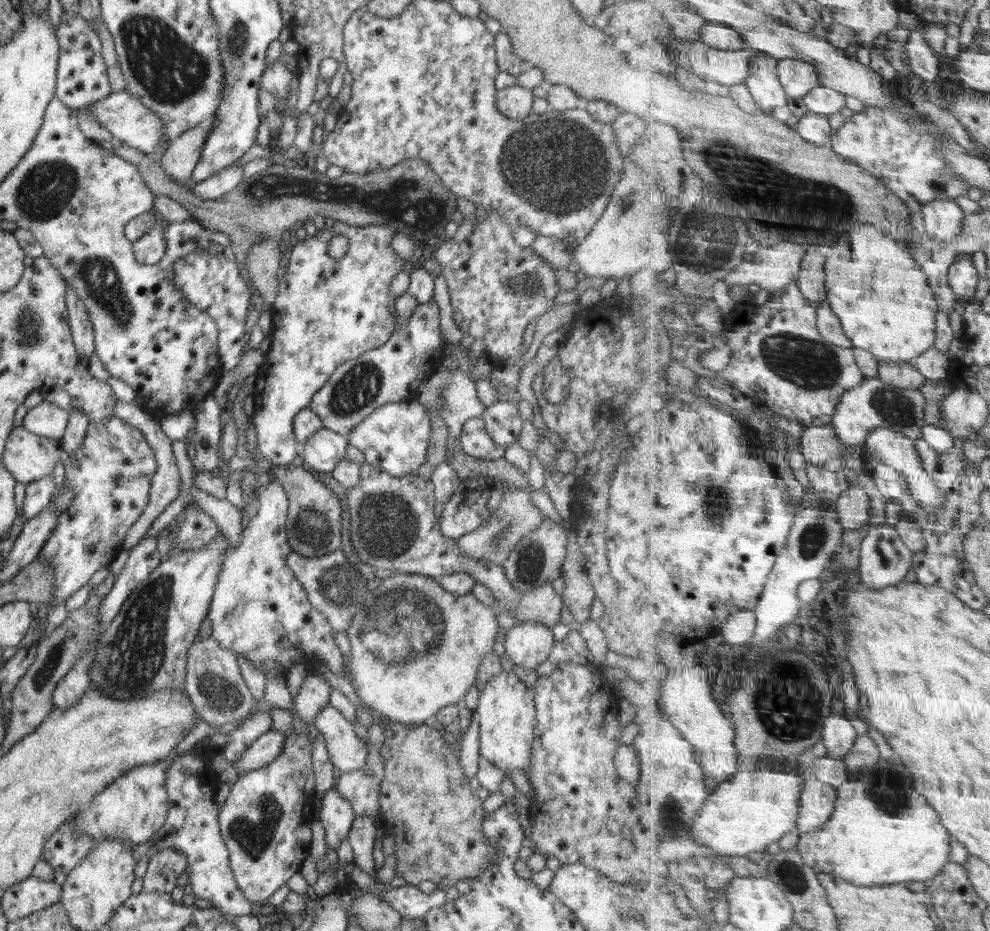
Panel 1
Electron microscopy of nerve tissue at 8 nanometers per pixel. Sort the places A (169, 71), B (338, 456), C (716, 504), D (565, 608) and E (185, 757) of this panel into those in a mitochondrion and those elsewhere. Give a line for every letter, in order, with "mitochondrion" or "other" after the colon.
A: mitochondrion
B: other
C: mitochondrion
D: other
E: other

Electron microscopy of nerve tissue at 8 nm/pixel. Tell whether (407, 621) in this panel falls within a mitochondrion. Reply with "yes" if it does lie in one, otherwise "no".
yes

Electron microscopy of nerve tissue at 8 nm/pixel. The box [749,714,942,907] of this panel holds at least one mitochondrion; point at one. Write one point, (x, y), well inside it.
(889, 789)

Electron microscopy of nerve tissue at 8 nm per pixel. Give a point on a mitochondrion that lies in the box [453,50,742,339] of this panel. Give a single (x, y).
(555, 166)

